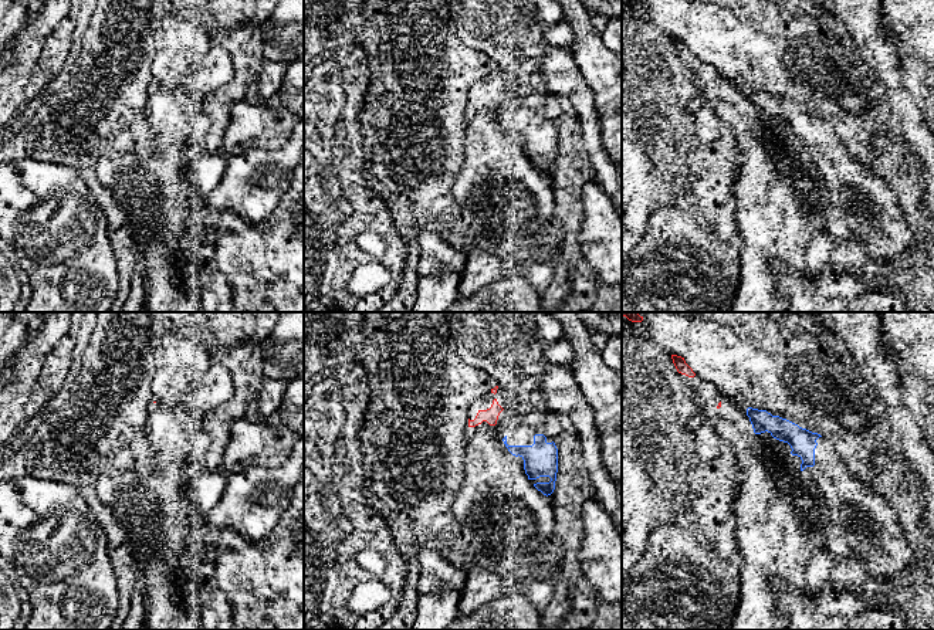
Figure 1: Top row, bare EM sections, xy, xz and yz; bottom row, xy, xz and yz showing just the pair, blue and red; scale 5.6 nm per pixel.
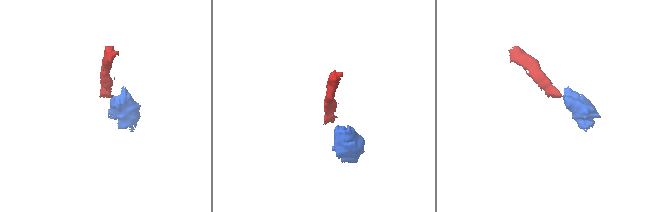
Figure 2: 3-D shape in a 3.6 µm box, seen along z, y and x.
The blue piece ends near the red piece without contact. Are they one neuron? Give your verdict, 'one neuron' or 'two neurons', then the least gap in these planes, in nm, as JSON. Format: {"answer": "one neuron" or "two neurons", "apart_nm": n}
{"answer": "two neurons", "apart_nm": 90}

